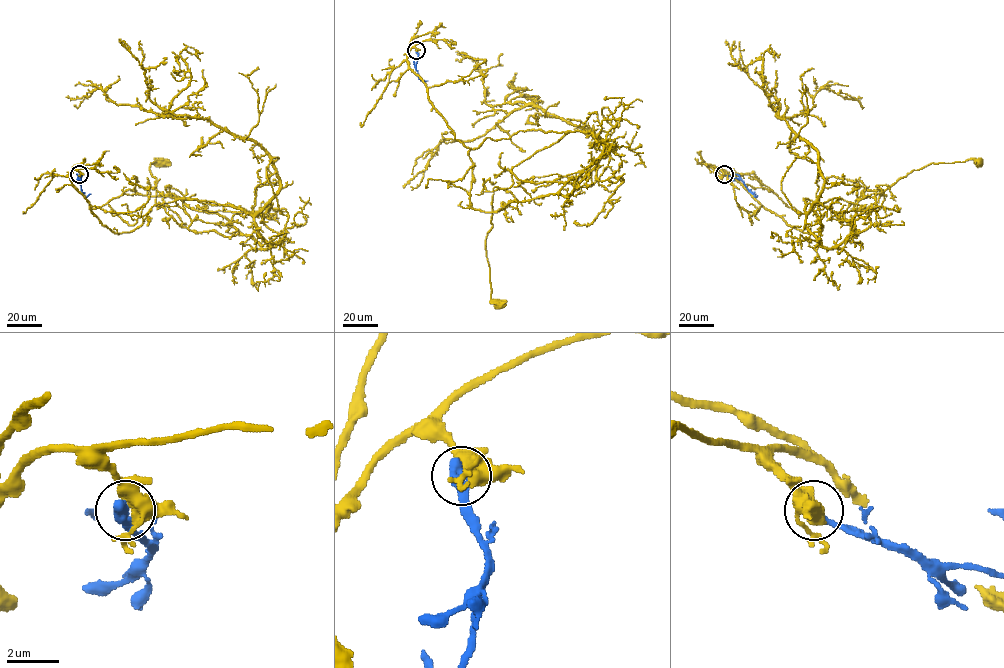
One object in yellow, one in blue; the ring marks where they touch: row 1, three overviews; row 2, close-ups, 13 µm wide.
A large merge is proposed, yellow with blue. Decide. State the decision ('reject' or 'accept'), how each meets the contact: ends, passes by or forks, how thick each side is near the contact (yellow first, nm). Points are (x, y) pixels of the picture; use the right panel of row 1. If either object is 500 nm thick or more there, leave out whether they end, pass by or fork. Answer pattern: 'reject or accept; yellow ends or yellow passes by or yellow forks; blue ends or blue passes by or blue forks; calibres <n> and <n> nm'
reject; calibres 460 and 550 nm

